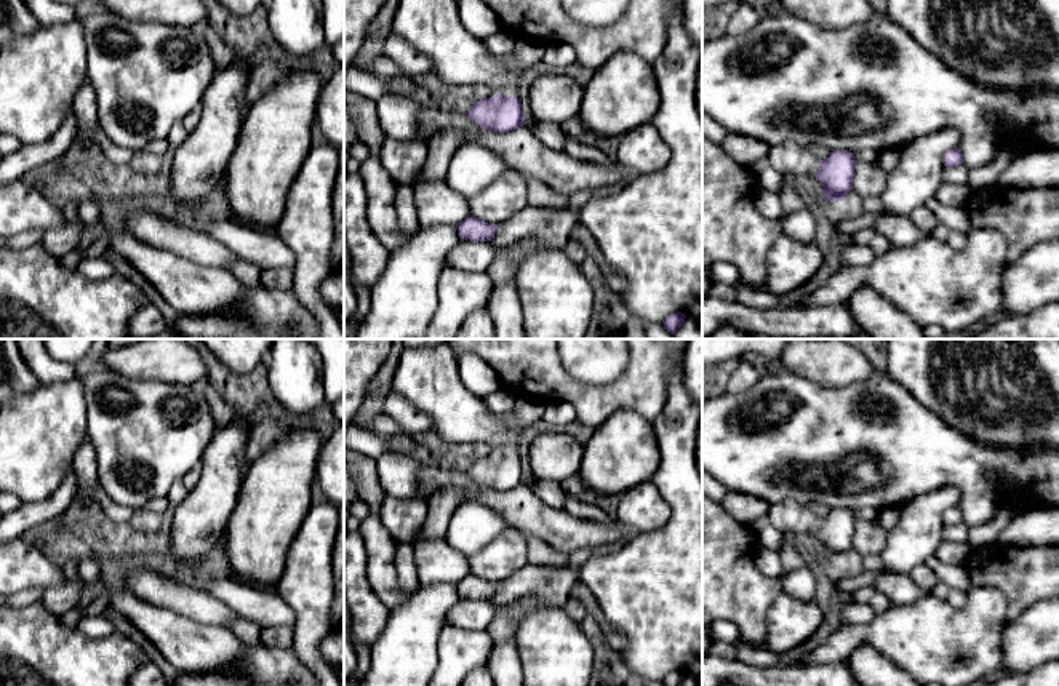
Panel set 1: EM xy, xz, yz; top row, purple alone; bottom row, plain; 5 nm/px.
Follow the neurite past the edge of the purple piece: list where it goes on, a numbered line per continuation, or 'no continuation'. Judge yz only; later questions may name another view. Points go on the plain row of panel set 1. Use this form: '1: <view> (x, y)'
1: yz (791, 518)

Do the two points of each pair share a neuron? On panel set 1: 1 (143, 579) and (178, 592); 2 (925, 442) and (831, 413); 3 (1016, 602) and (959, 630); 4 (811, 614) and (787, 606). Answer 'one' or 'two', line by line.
1: one
2: one
3: two
4: one

